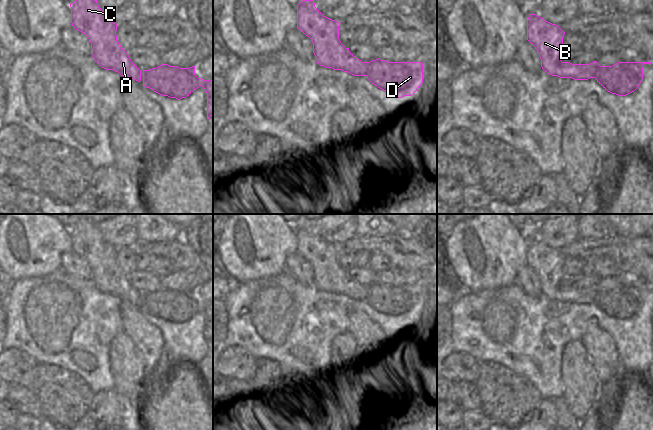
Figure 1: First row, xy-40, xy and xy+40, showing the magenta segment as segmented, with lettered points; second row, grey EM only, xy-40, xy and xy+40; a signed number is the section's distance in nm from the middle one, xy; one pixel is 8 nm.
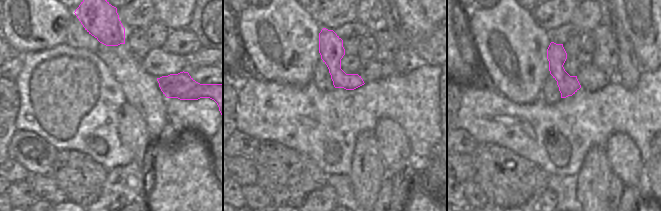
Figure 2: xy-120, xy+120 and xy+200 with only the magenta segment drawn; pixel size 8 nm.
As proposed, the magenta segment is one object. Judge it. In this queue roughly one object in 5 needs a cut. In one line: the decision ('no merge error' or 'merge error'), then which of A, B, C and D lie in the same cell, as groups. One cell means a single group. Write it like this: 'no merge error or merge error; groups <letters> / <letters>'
merge error; groups A B C / D

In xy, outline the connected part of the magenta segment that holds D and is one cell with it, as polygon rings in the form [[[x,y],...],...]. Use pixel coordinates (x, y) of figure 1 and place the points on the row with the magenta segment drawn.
[[[369,62],[367,79],[378,88],[398,97],[412,96],[423,83],[422,62]]]

